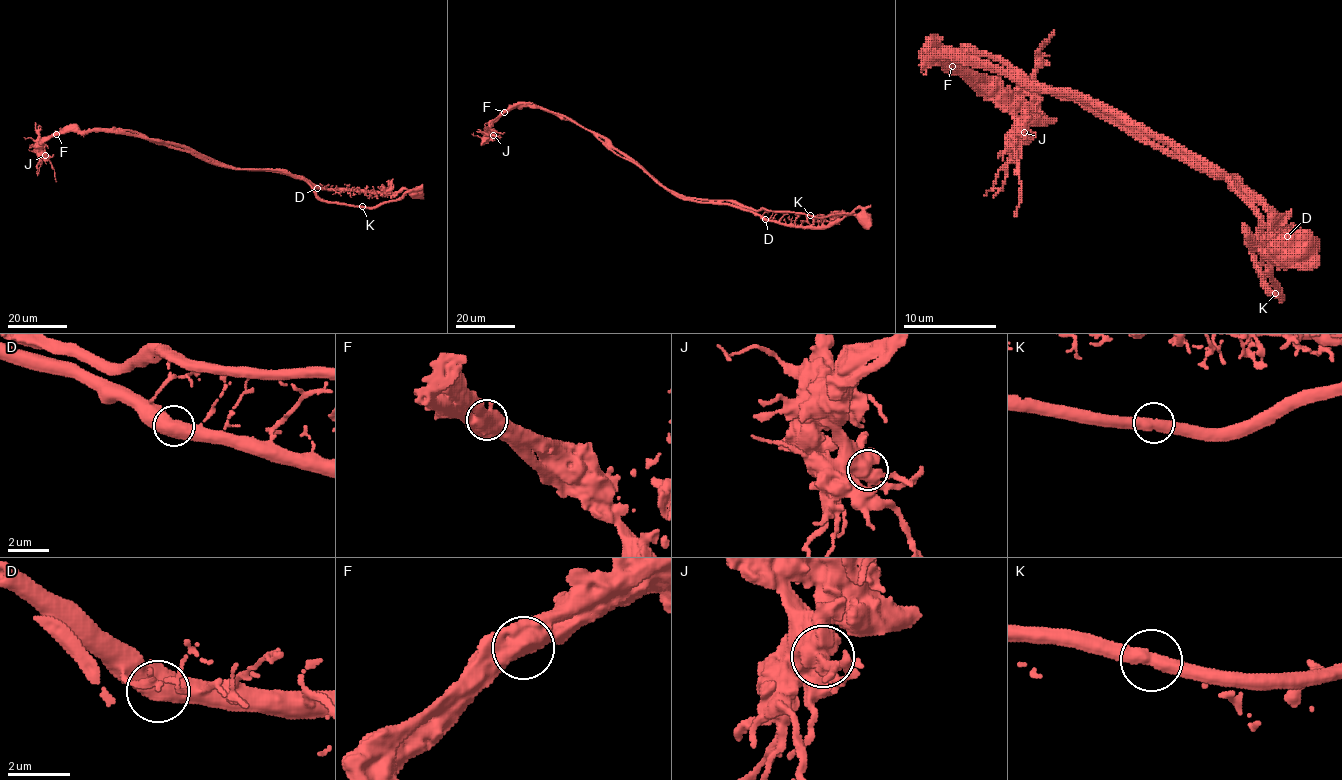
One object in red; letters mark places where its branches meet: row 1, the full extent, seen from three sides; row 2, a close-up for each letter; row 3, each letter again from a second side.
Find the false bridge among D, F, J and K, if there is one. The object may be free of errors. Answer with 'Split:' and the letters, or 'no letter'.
Split: F

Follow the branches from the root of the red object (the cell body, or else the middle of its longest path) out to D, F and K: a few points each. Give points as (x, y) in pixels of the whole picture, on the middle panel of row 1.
D: (864, 220), (848, 214), (826, 225), (811, 227), (784, 225), (765, 219)
F: (864, 220), (848, 214), (826, 225), (784, 225), (728, 205), (684, 200), (564, 116), (524, 105), (504, 112)
K: (864, 220), (860, 208), (850, 214), (810, 215)

